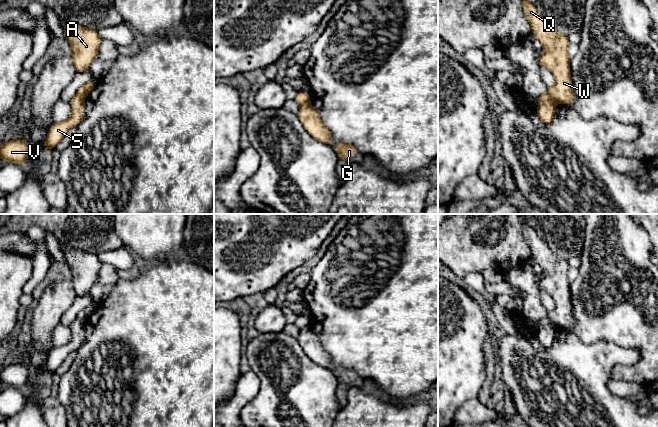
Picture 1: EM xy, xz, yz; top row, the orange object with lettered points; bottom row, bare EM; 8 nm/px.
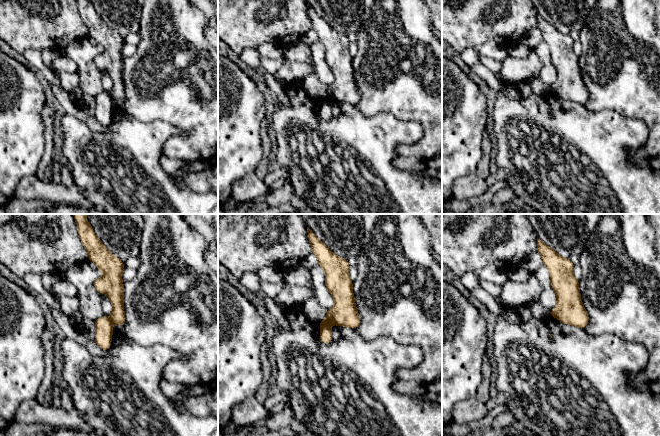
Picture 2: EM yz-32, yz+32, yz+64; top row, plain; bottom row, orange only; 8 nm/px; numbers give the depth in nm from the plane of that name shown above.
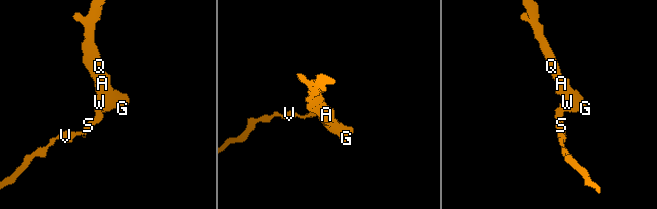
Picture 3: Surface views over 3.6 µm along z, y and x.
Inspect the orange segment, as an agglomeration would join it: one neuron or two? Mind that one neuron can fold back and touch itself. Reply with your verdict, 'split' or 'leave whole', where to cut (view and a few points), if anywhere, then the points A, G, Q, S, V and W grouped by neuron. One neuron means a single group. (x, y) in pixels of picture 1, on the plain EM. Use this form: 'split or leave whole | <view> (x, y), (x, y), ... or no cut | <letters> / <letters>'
split | yz (547, 316), (557, 326) | A G Q W / S V

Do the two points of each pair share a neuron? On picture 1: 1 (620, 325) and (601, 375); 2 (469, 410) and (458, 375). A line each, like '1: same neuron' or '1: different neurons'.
1: different neurons
2: different neurons

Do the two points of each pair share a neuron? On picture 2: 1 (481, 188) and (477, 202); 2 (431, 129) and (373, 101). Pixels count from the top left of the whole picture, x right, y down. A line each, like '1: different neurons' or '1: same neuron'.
1: different neurons
2: same neuron

